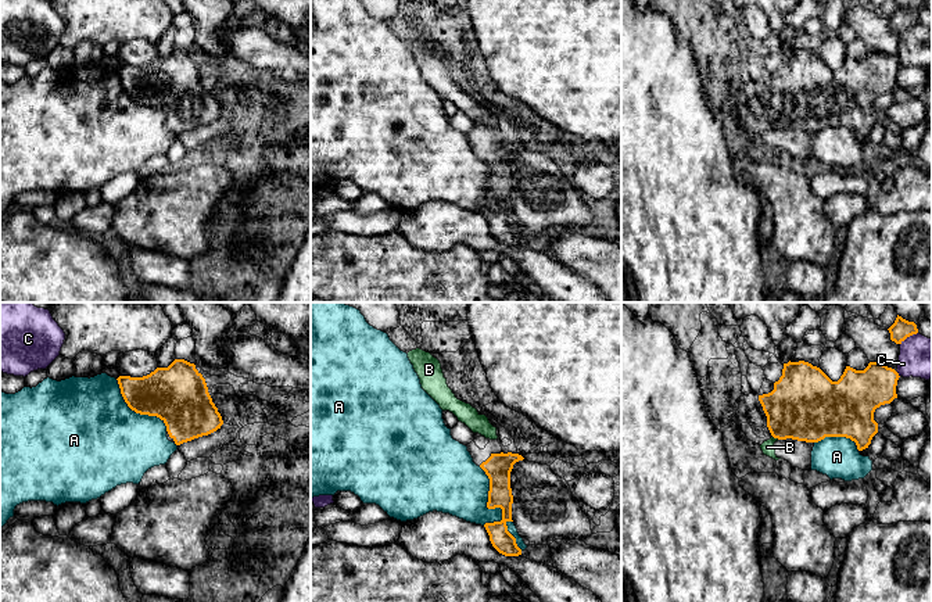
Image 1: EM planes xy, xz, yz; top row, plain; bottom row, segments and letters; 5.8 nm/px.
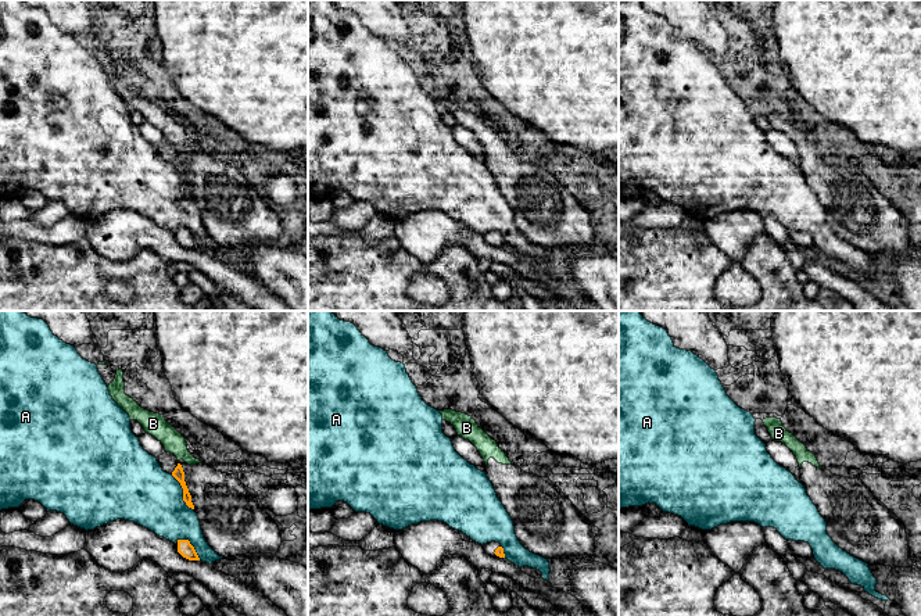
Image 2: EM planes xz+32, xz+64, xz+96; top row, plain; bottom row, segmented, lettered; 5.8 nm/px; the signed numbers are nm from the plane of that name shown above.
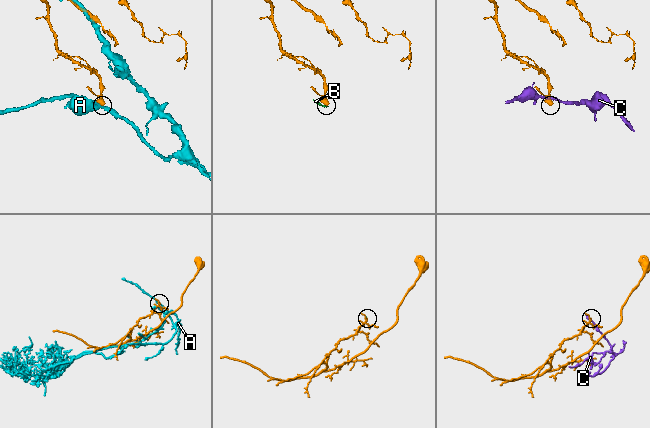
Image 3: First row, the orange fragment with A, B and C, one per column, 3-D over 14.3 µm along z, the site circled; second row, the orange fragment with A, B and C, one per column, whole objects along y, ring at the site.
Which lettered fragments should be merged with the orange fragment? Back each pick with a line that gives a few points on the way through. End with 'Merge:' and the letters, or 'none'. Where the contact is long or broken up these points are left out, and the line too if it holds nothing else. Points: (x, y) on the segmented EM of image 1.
Merge: none

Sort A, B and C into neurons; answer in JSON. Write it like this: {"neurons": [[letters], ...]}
{"neurons": [["A"], ["B"], ["C"]]}

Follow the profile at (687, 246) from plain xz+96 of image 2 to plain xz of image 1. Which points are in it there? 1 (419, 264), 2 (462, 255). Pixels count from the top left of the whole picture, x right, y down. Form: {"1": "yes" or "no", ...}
{"1": "yes", "2": "yes"}

